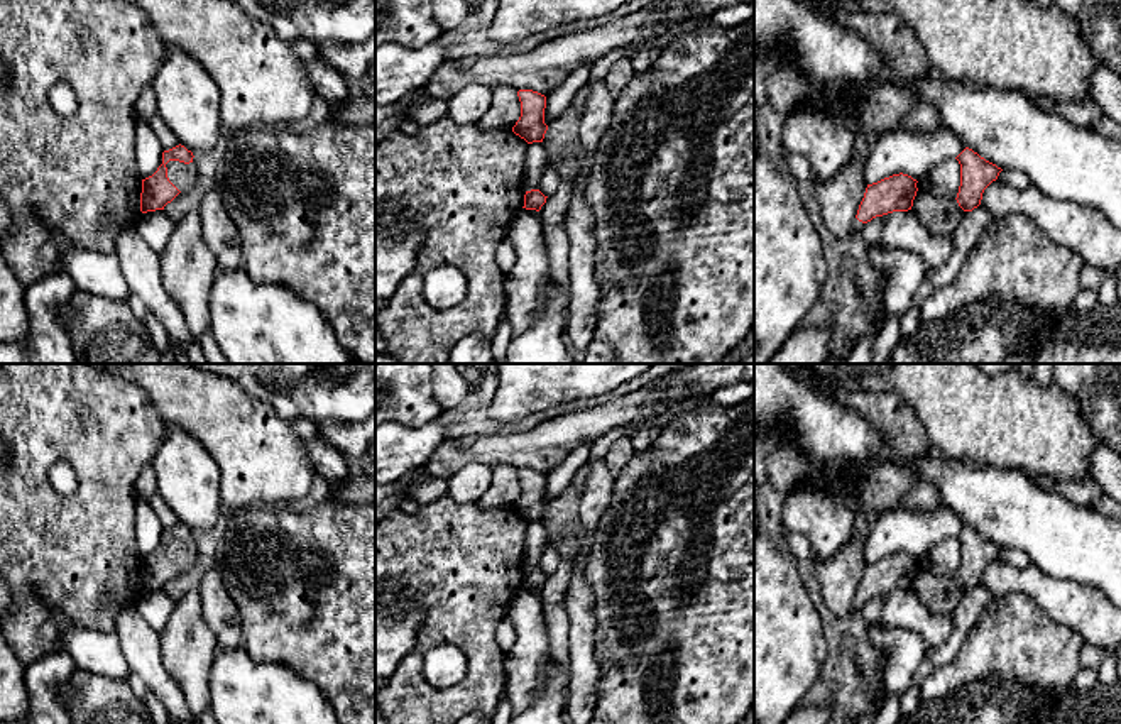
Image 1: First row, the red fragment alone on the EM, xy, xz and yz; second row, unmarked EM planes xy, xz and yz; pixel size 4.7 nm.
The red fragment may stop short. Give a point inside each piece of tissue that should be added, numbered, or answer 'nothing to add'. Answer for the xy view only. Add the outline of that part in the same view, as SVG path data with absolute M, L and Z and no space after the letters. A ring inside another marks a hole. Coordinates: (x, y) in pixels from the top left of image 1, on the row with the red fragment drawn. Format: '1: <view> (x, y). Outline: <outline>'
1: xy (183, 176). Outline: M169 161L166 164L169 181L183 193L194 186L198 181L198 171L193 162L184 164L179 161Z

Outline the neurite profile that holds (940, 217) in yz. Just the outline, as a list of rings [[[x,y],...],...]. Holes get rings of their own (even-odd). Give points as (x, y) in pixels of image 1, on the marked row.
[[[920,189],[913,200],[911,211],[933,237],[954,235],[964,215],[955,198],[932,196]]]

